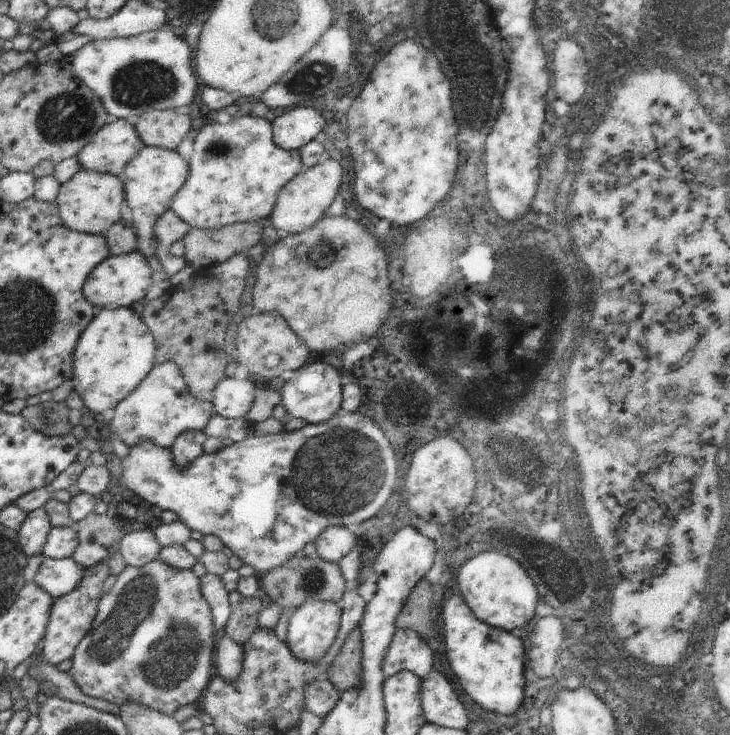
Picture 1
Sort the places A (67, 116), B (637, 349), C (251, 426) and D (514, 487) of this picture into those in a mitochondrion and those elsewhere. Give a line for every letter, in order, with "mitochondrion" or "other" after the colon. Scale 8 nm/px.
A: mitochondrion
B: mitochondrion
C: other
D: mitochondrion

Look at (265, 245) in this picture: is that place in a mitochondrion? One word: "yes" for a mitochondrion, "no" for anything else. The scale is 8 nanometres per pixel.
no

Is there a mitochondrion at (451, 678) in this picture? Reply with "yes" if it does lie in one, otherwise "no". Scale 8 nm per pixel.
no

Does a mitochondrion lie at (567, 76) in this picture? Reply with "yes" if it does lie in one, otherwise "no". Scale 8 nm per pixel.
no

